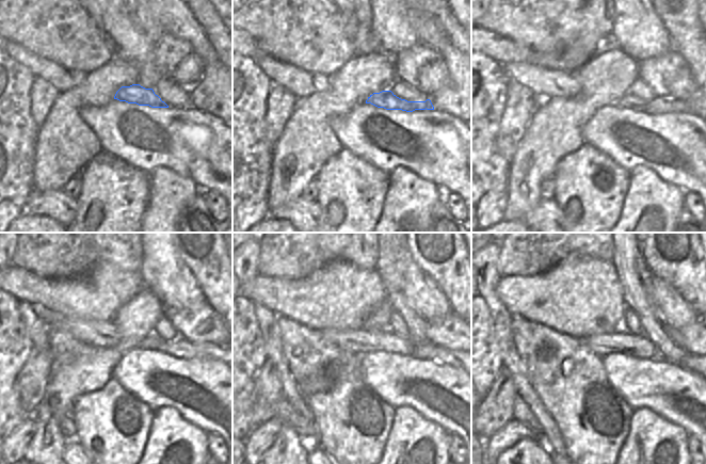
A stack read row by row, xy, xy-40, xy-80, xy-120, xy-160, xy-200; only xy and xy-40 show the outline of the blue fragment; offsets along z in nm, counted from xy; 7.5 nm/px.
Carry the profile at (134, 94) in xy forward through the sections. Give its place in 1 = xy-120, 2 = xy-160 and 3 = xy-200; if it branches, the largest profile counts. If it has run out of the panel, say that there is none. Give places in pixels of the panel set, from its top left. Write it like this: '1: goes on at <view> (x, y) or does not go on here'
1: goes on at xy-120 (180, 348)
2: goes on at xy-160 (428, 351)
3: goes on at xy-200 (688, 363)

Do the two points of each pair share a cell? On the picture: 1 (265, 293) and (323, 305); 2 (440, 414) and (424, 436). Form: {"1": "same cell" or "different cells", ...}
{"1": "same cell", "2": "different cells"}

